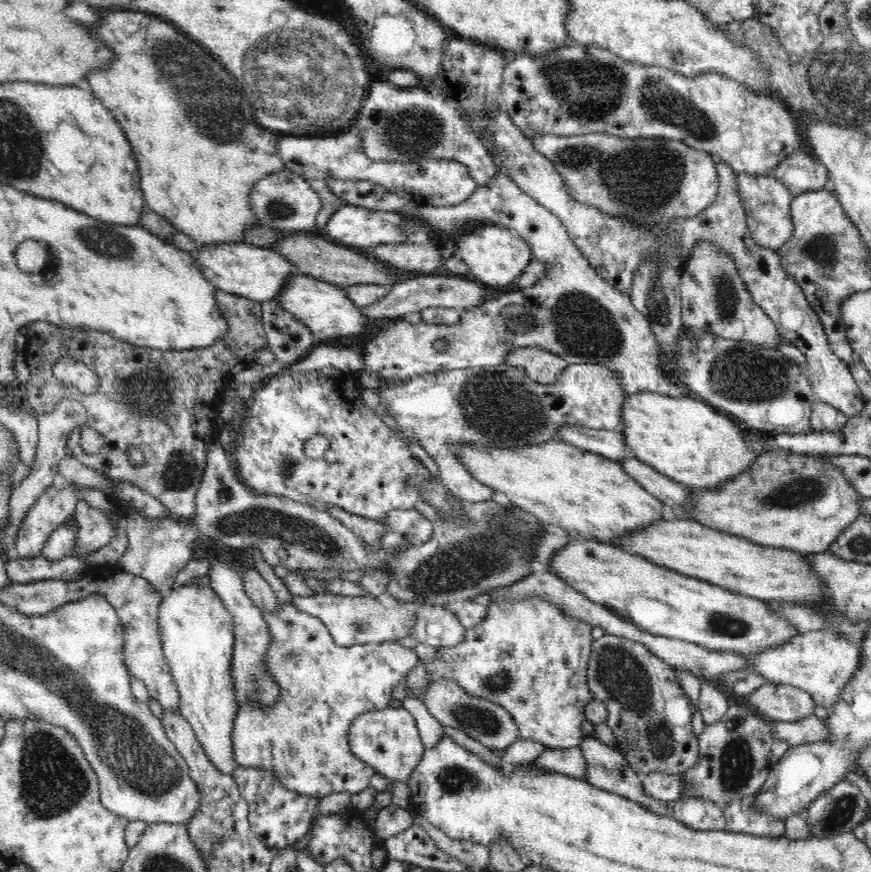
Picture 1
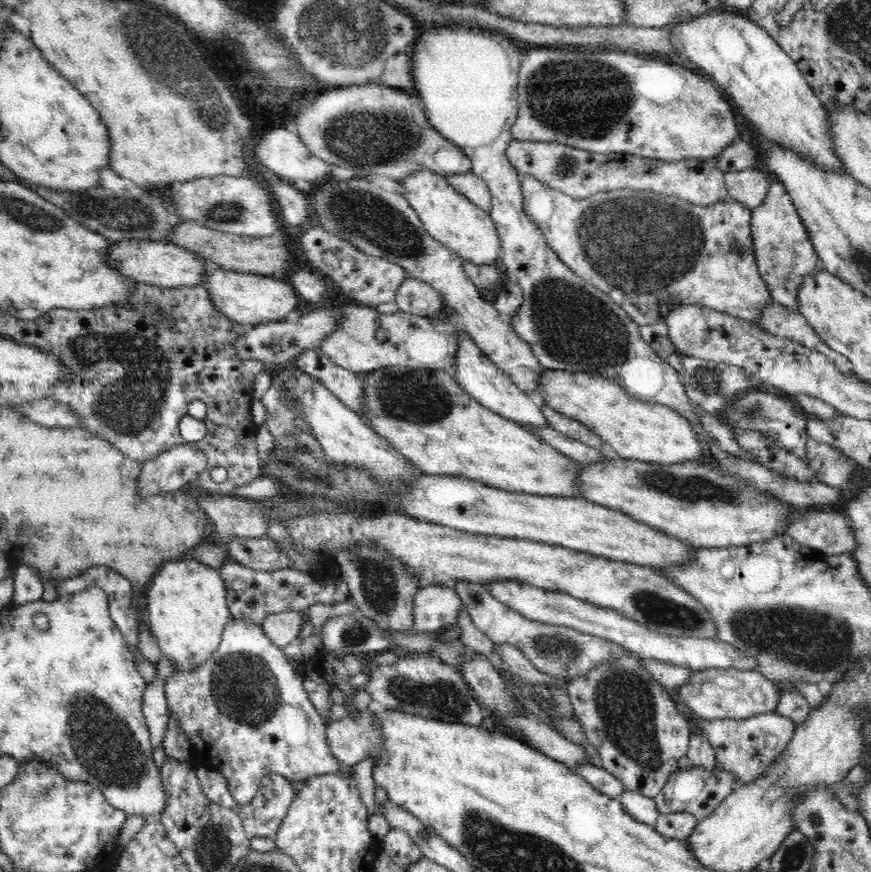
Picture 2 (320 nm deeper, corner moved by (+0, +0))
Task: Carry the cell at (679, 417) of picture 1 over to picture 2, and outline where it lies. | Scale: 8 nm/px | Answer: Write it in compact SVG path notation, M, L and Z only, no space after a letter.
M544 369L537 382L539 387L533 393L535 399L545 402L552 410L576 419L580 424L587 426L605 443L609 443L619 457L628 460L637 460L661 465L671 465L679 462L699 460L702 456L702 447L696 438L695 430L687 418L678 414L672 408L656 403L642 402L632 398L626 389L618 386L614 380L596 374L579 373L567 370Z

